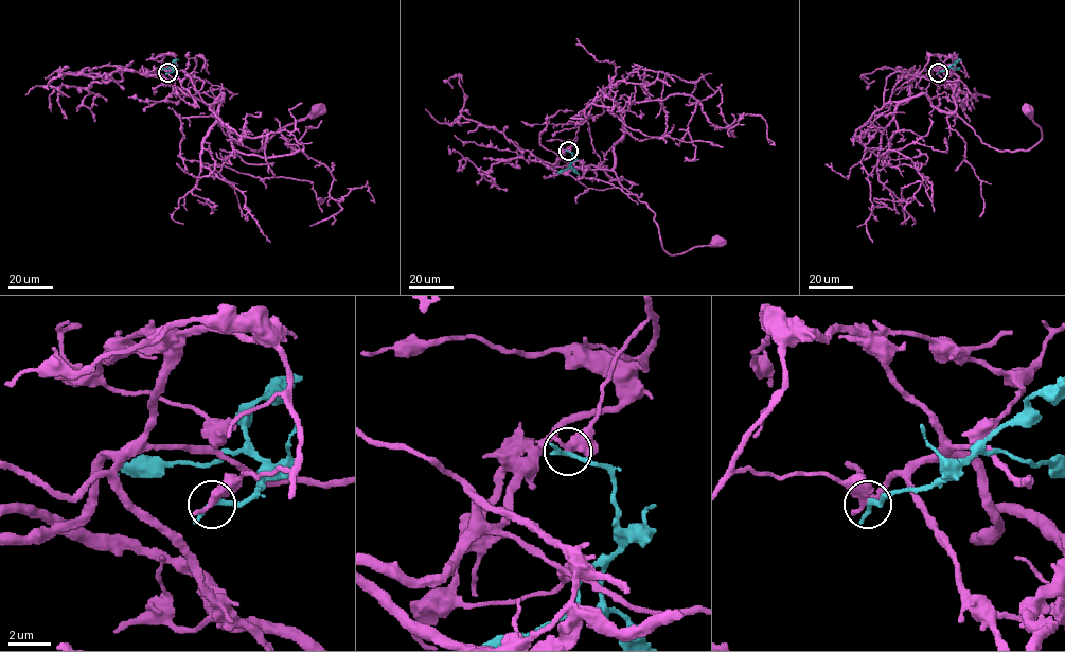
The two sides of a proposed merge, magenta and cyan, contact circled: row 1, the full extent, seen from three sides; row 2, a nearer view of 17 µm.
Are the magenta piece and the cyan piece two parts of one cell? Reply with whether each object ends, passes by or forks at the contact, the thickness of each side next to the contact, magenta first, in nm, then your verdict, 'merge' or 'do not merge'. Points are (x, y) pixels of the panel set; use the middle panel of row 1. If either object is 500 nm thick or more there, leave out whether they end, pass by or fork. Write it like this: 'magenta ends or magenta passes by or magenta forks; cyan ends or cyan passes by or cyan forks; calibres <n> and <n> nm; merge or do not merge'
magenta ends; cyan ends; calibres 480 and 320 nm; do not merge

